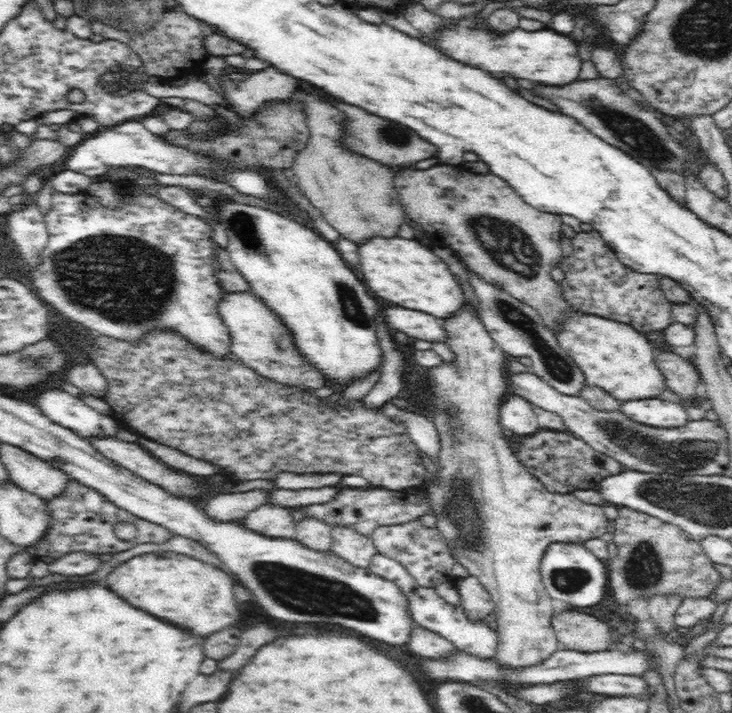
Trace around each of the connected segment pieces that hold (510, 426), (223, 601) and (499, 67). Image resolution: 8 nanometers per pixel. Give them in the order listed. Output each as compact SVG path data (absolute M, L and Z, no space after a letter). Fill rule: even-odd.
M509 391L500 404L500 426L518 437L529 436L542 430L535 406L513 391Z
M144 552L116 566L102 582L132 606L192 630L198 636L212 635L238 620L234 579L225 570L179 552Z
M464 18L456 26L446 26L442 34L436 36L436 48L440 48L443 54L448 54L452 59L464 64L470 64L474 68L486 70L496 78L526 78L538 84L550 84L550 86L564 86L574 80L578 80L582 60L578 58L578 43L574 44L568 36L550 32L550 30L538 30L538 32L526 32L520 28L502 33L502 36L490 34L486 28L478 26L476 22Z

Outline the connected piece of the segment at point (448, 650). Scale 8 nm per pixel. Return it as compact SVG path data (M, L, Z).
M418 625L412 629L408 646L426 659L449 659L459 653L450 639Z

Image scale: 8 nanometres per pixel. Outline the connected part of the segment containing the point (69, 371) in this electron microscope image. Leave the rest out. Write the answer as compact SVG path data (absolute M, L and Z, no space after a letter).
M92 362L70 364L68 368L64 368L63 376L69 382L75 384L81 392L98 398L104 396L106 386L108 386L104 376Z

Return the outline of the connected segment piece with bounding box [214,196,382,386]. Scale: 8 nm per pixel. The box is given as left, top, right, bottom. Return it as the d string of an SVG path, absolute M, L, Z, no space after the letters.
M226 196L218 197L214 200L214 203L218 203L216 220L218 219L218 224L220 223L224 227L228 237L226 250L228 251L234 268L249 282L250 291L256 296L259 296L265 303L265 306L271 308L271 310L286 323L286 326L292 331L296 346L300 352L302 352L316 368L321 368L319 371L323 372L323 375L328 378L328 380L334 380L334 382L338 382L338 384L342 384L342 386L351 385L354 380L364 378L364 376L368 376L368 374L374 372L374 370L381 370L380 362L382 362L382 355L380 354L382 354L382 351L380 351L379 340L376 339L375 320L376 312L381 308L381 301L379 301L375 295L371 295L371 293L368 292L368 288L364 285L360 274L355 272L342 256L340 256L339 251L333 246L333 243L324 239L314 228L310 228L308 225L302 225L292 219L292 217L276 213L271 209L240 203Z

